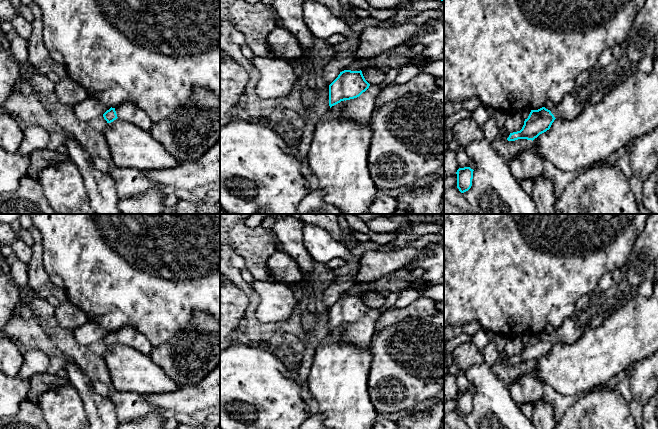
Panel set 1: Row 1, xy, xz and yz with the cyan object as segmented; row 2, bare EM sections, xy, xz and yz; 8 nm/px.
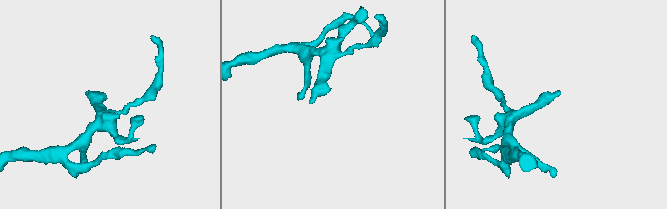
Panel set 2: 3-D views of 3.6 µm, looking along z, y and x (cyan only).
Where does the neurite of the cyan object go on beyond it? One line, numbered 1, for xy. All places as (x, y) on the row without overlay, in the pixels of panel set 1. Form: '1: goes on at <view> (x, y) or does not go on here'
1: goes on at xy (126, 335)

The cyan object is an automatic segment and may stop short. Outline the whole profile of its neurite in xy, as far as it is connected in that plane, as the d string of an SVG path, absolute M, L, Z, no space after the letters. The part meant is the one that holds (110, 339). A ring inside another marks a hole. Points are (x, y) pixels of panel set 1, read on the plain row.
M123 326L115 332L110 332L103 338L107 347L111 347L117 342L126 346L131 346L145 355L152 356L155 348L145 335L130 326Z

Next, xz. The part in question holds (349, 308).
M344 294L329 309L329 330L344 325L342 342L366 349L370 347L376 322L384 312L382 308L370 309L361 294Z

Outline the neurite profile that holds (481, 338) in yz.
M479 330L472 335L472 342L479 348L483 353L484 348L488 345L490 341L494 338L492 332L486 330Z

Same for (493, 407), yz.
M487 362L472 365L467 370L468 380L475 386L471 412L462 417L469 429L536 429L532 419L527 418L511 397L506 382L496 376Z

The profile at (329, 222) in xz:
M301 214L301 221L307 225L316 225L327 230L337 241L341 242L348 249L347 241L355 239L355 236L350 230L344 233L338 223L338 214Z

